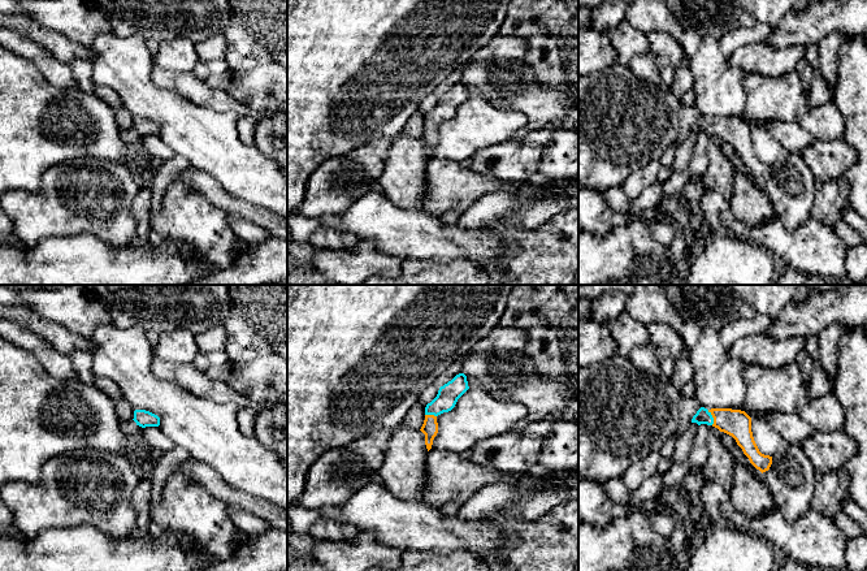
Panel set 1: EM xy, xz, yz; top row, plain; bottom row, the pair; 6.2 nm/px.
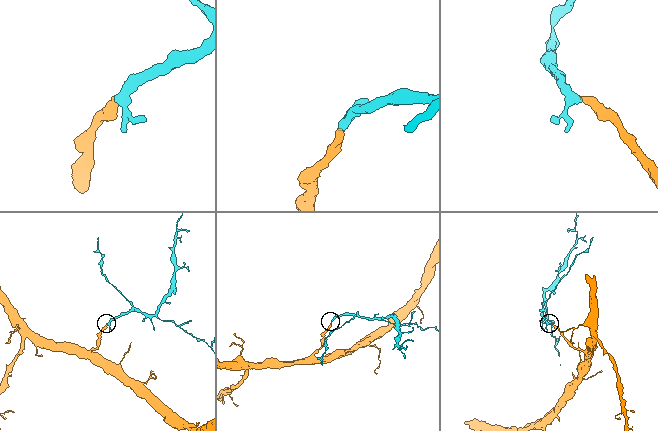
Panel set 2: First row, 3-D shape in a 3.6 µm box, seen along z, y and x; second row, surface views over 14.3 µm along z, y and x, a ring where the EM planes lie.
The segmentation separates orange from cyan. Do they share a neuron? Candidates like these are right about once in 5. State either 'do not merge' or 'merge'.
merge

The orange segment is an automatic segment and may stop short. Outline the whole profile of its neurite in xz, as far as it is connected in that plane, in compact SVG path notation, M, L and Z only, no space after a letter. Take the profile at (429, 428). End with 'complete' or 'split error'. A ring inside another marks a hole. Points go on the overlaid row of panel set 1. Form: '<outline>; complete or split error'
M456 375L451 381L439 388L437 397L425 407L425 420L421 432L425 434L428 451L432 449L433 440L438 433L437 416L451 411L458 399L469 389L467 376Z; split error

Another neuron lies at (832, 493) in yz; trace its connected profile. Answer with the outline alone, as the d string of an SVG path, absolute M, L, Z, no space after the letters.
M845 466L829 477L818 476L811 510L829 518L844 512L844 506L849 501L849 481L850 479Z

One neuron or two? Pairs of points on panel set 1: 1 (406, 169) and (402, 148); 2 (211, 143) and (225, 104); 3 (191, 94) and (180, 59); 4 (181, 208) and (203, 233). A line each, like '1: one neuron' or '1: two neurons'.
1: one neuron
2: two neurons
3: two neurons
4: one neuron

